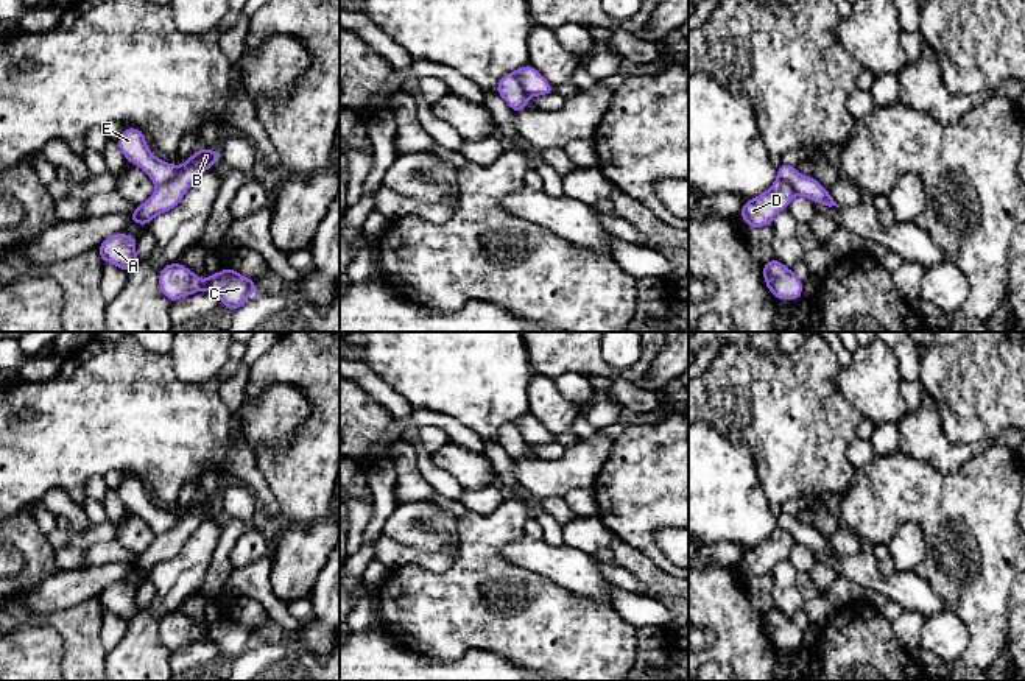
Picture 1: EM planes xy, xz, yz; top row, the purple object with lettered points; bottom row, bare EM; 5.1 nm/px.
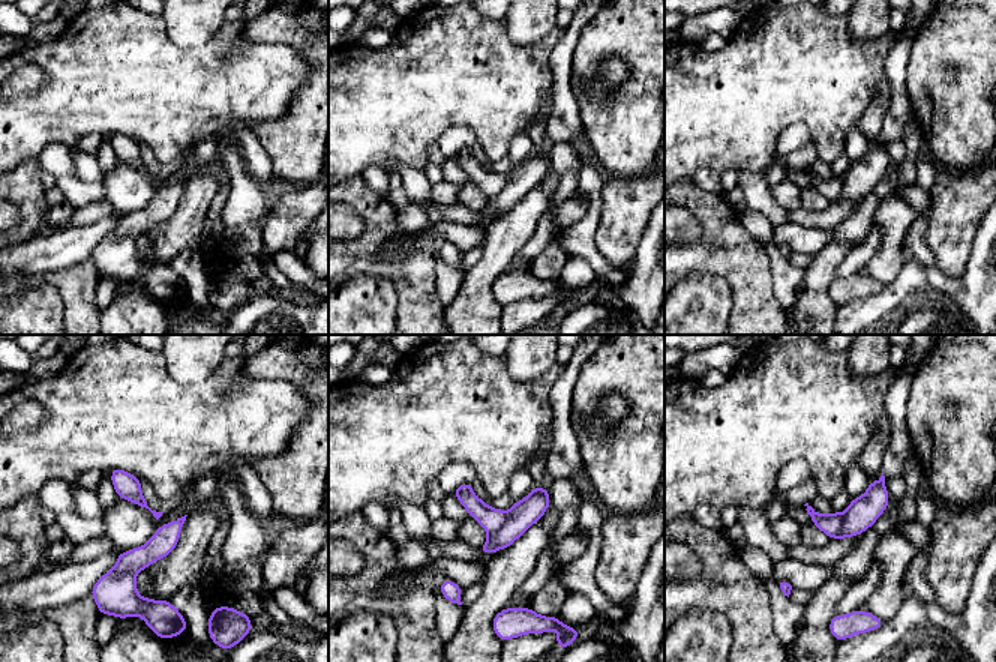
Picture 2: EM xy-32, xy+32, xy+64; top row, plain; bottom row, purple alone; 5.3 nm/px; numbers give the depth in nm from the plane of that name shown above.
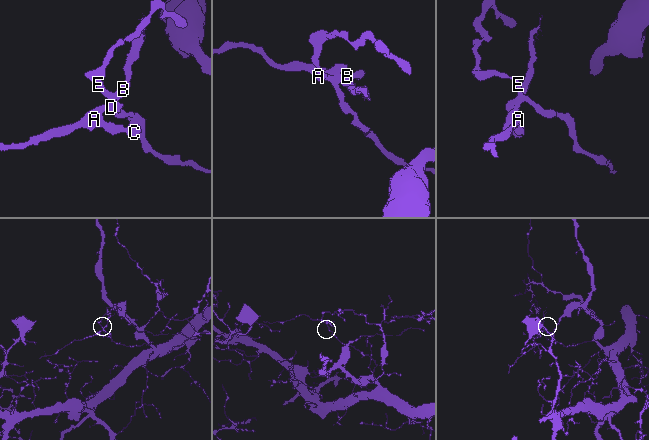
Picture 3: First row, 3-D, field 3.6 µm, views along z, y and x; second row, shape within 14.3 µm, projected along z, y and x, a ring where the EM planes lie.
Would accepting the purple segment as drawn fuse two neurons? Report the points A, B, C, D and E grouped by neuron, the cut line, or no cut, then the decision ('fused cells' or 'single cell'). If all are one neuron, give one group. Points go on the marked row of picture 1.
A B C D / E | xy (178, 167), (172, 178), (156, 187) | fused cells

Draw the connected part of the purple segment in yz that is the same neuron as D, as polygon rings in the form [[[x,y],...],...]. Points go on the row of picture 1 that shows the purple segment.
[[[776,179],[766,192],[743,203],[740,218],[746,221],[749,229],[770,226],[776,213],[788,209],[793,196],[793,187]]]

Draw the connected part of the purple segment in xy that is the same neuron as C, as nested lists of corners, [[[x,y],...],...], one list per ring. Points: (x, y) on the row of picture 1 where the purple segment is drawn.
[[[174,262],[160,270],[159,288],[170,302],[176,302],[184,296],[206,288],[218,298],[224,307],[235,312],[257,290],[257,282],[241,276],[234,268],[224,268],[221,273],[209,274],[206,281],[201,281],[187,266]]]

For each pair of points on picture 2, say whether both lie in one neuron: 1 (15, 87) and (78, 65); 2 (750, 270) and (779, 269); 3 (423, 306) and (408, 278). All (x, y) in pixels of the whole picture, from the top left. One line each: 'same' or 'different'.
1: different
2: different
3: same

